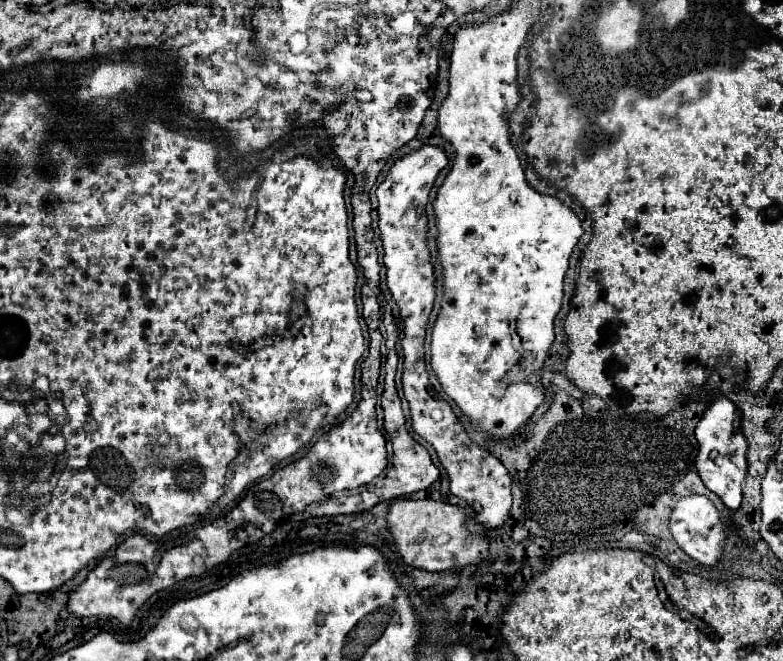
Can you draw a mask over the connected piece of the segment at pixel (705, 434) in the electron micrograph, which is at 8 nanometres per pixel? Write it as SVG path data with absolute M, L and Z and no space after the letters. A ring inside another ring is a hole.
M717 397L711 407L703 413L703 419L699 421L695 429L695 437L699 441L699 453L697 453L697 471L699 477L703 479L705 487L711 489L721 501L725 503L727 509L735 511L741 505L741 483L747 475L747 461L745 461L745 451L747 451L747 441L739 429L739 413L737 407L725 399Z

